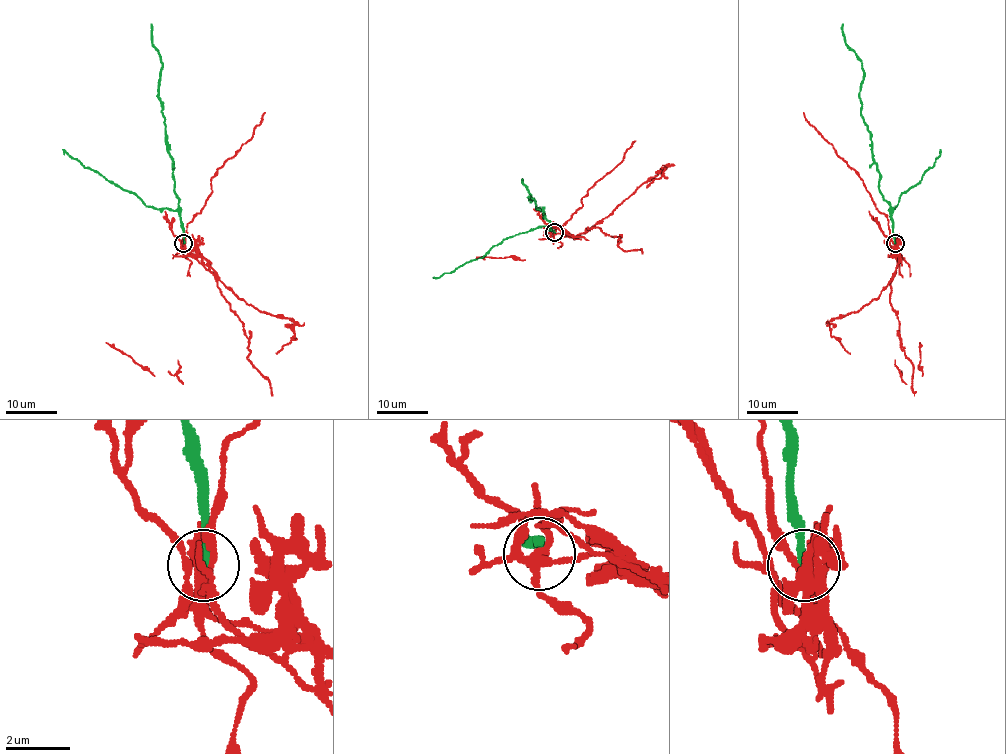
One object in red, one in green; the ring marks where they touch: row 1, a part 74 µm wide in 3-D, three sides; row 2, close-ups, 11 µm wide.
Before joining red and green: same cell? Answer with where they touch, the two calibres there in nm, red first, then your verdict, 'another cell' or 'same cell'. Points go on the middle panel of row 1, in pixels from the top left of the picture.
place (554, 232); calibres 220 and 240 nm; another cell

